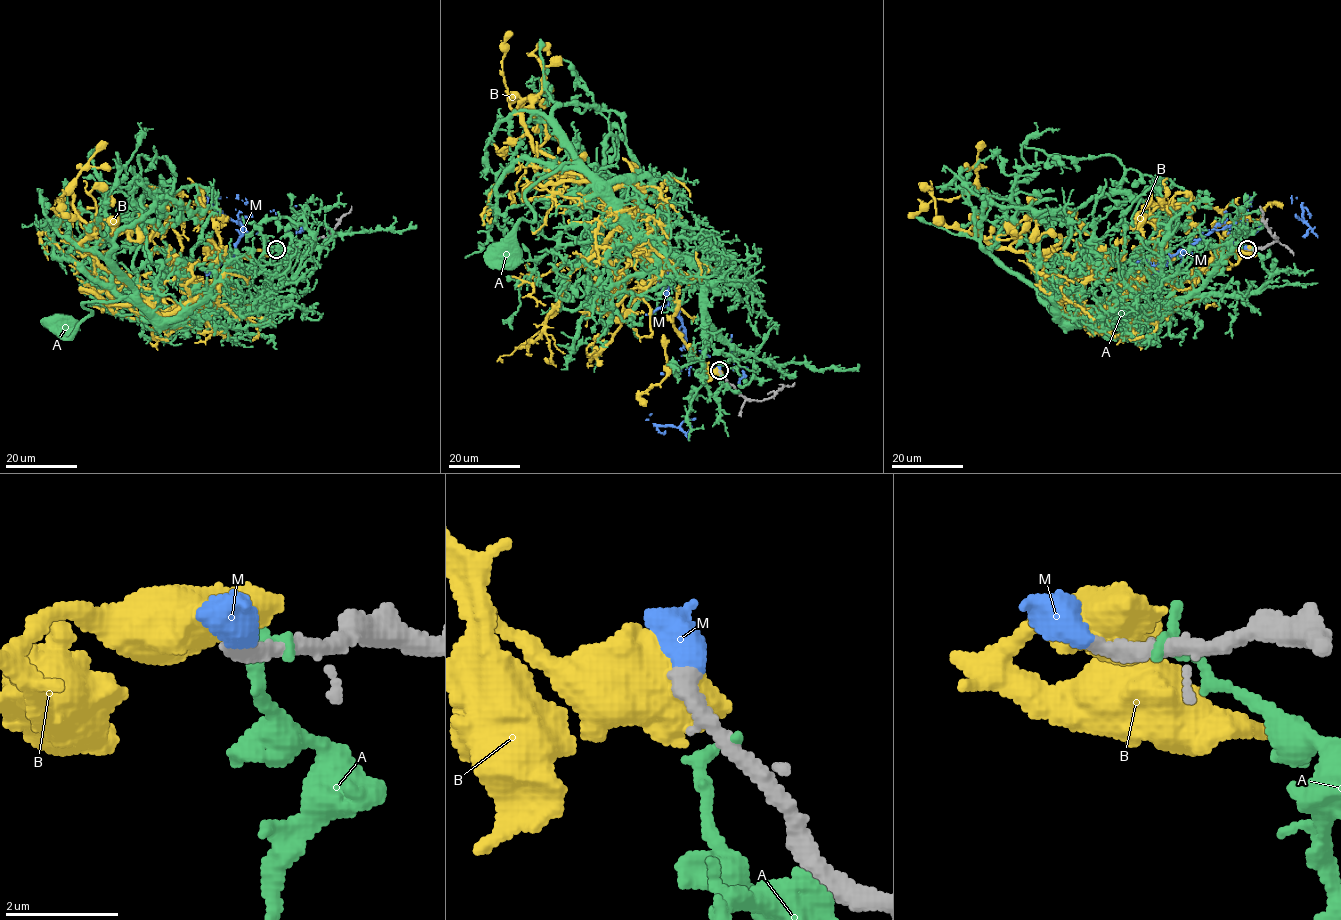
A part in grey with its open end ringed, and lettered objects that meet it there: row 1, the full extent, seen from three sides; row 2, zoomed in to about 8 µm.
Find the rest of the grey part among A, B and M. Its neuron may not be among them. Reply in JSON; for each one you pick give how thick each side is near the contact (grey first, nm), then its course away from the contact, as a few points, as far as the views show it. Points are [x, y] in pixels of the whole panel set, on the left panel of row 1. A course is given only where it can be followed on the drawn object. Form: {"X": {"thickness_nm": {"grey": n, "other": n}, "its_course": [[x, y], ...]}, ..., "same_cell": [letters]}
{"M": {"thickness_nm": {"grey": 340, "other": 550}, "its_course": [[276, 249], [259, 233], [242, 226], [235, 210], [246, 200], [251, 215], [235, 221], [222, 214]]}, "same_cell": ["M"]}

